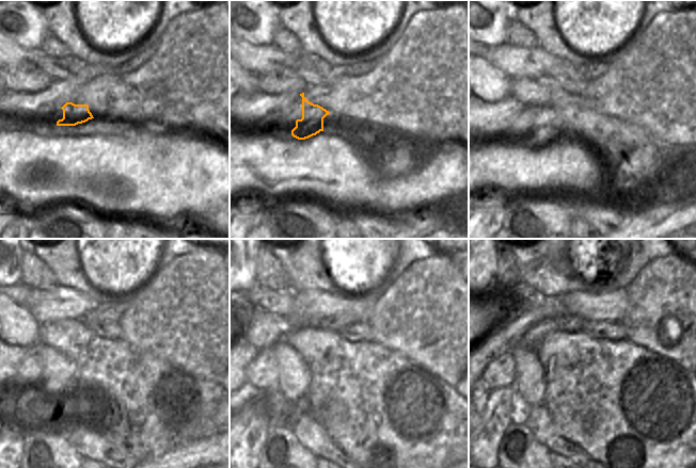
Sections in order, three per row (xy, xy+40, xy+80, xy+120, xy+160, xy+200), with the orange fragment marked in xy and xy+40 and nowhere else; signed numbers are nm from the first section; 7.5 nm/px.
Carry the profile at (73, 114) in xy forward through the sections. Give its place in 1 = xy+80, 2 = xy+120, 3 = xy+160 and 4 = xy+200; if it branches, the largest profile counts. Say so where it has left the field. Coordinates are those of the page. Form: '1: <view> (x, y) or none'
1: xy+80 (548, 122)
2: xy+120 (60, 371)
3: xy+160 (294, 375)
4: xy+200 (531, 384)

